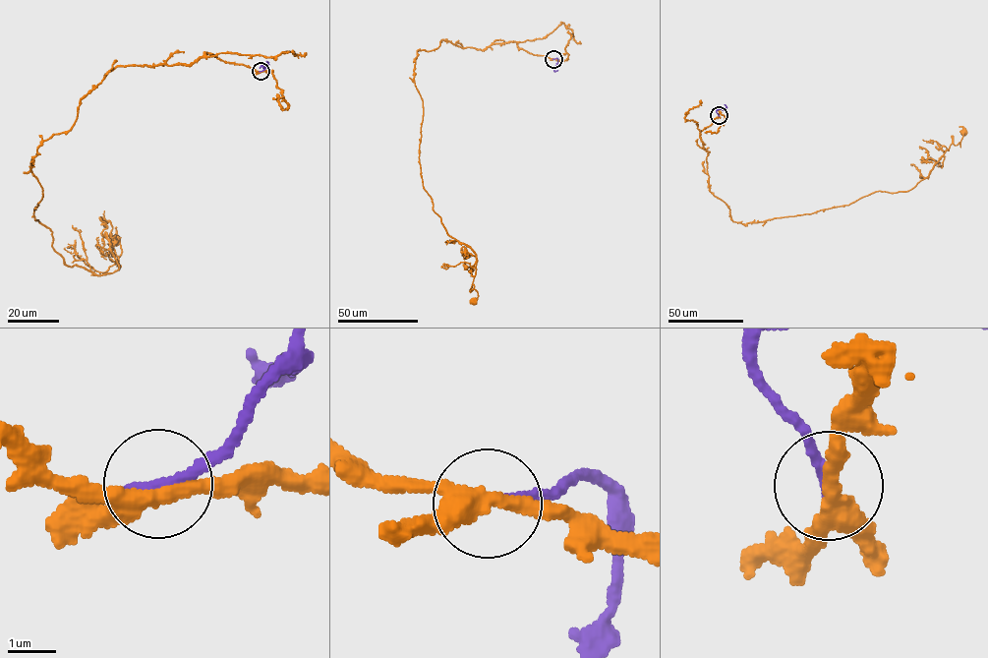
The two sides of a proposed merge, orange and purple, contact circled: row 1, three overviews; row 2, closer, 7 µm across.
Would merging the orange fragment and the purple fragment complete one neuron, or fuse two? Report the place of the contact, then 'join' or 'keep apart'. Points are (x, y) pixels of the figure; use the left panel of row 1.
place (261, 71); keep apart

